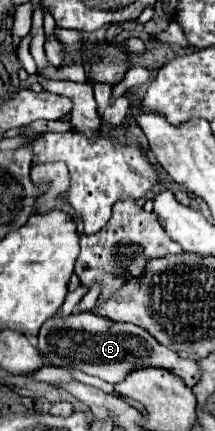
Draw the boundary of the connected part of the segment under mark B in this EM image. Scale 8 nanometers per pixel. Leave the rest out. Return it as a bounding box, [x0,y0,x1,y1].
[38,313,198,387]

